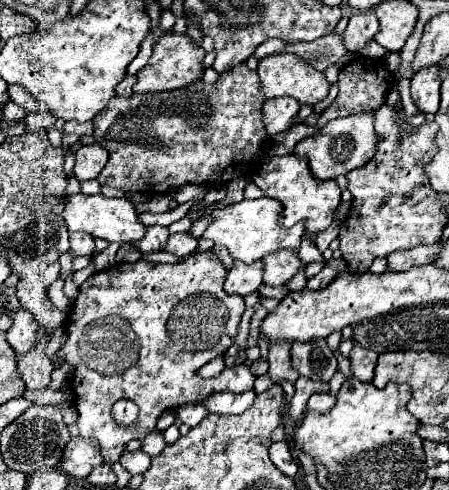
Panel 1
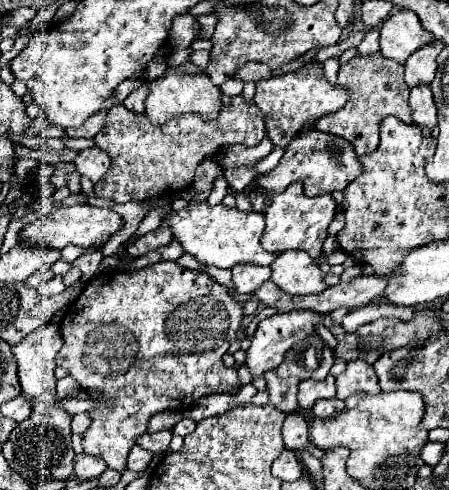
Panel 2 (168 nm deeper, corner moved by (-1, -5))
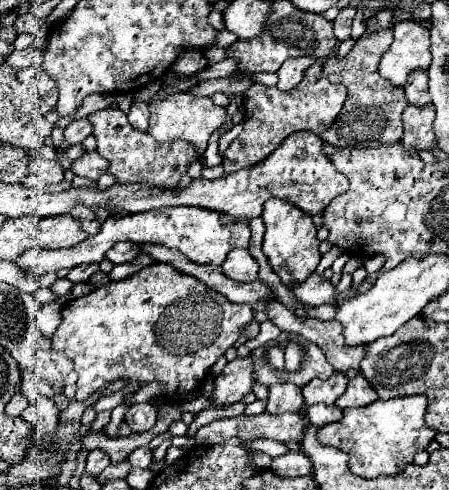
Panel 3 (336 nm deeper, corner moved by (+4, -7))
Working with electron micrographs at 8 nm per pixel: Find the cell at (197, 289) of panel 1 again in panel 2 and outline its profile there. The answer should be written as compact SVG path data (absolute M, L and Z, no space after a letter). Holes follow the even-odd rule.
M158 262L158 264L152 264L152 266L146 266L146 268L140 268L140 270L120 270L120 272L104 272L100 276L96 276L92 282L86 284L84 292L78 296L76 302L72 302L62 318L62 324L60 324L60 332L62 332L62 338L64 338L64 346L62 350L56 354L56 366L62 366L70 372L70 376L74 376L74 380L78 380L78 384L84 388L84 390L94 390L94 392L100 392L100 396L96 398L96 406L88 410L90 414L90 426L88 430L82 434L82 446L84 446L84 452L86 454L92 454L92 456L100 456L108 468L112 470L118 470L122 472L126 468L126 458L128 458L128 452L132 450L132 446L136 444L136 440L146 434L146 428L148 428L148 420L156 414L156 412L164 412L164 410L174 410L174 412L186 412L190 410L196 400L200 396L208 396L208 394L216 394L216 392L236 392L240 388L240 378L238 378L238 372L234 368L226 368L222 364L222 356L226 354L228 346L236 340L236 332L240 328L240 320L242 320L242 304L236 302L234 298L228 296L228 288L218 284L214 278L210 278L208 274L202 274L202 272L196 272L196 270L188 270L188 268L182 268L178 266L176 262ZM188 330L194 330L194 340L188 340ZM138 348L138 352L136 352Z

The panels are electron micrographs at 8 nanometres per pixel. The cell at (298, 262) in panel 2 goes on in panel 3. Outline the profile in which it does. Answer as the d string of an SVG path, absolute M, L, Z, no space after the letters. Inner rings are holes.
M311 274L303 284L295 284L293 292L303 304L309 306L319 306L319 304L335 304L335 286L319 274Z

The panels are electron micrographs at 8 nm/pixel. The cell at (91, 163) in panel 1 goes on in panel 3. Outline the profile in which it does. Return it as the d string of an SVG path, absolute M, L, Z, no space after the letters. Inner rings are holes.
M85 152L79 160L71 164L71 170L77 176L89 178L89 180L99 180L99 176L107 172L107 168L109 168L109 162L103 156L99 156L99 152Z

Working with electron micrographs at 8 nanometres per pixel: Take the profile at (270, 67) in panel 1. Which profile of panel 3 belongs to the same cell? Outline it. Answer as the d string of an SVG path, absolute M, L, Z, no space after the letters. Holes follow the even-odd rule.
M315 62L303 76L303 80L289 92L281 92L279 88L269 88L263 84L253 84L243 94L243 130L235 142L227 148L223 154L223 168L225 172L237 172L243 168L249 168L263 158L267 158L287 136L299 130L313 132L321 136L337 118L337 114L343 108L343 102L347 98L347 88L341 84L331 84L323 76L323 64Z

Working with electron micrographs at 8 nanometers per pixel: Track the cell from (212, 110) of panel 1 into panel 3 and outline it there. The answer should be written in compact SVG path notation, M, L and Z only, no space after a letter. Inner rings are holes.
M119 108L97 110L97 114L89 114L89 122L97 138L97 152L109 160L111 164L109 174L113 174L121 184L149 182L155 186L175 188L179 184L179 178L187 174L187 164L195 160L195 150L187 148L187 144L183 142L161 144L155 142L155 138L149 136L147 132L131 128L131 124L127 122L127 114L123 114Z

